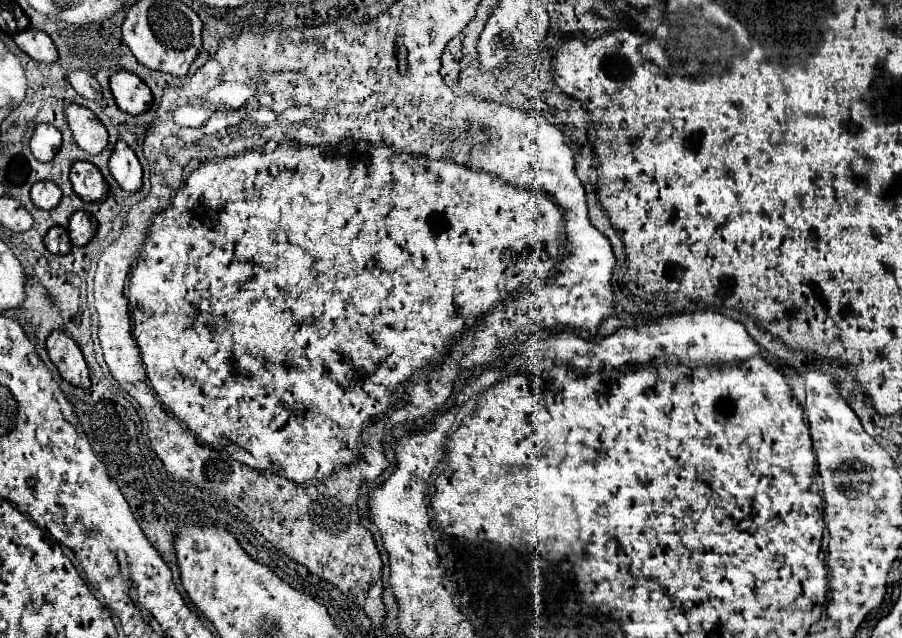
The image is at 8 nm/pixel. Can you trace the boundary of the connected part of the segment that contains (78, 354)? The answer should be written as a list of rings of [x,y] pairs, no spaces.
[[[54,331],[46,339],[46,351],[60,371],[60,375],[76,385],[76,387],[90,387],[90,375],[88,375],[88,365],[84,361],[84,355],[76,341],[66,333],[66,331]]]

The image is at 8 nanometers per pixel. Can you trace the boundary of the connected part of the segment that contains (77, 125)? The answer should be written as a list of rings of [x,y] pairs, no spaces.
[[[70,103],[64,107],[64,115],[68,121],[68,127],[74,135],[74,141],[78,147],[82,147],[90,155],[98,155],[108,145],[108,133],[100,119],[86,107],[78,103]]]

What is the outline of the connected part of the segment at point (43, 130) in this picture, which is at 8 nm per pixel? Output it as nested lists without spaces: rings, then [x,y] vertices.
[[[40,123],[36,125],[32,139],[30,139],[30,151],[38,161],[52,161],[56,151],[60,149],[62,135],[54,125]]]

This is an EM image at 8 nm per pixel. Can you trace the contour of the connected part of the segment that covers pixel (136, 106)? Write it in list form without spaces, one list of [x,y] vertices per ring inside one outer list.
[[[118,71],[118,75],[112,75],[110,89],[118,107],[130,115],[140,115],[152,105],[152,93],[148,85],[138,75],[128,71]]]

